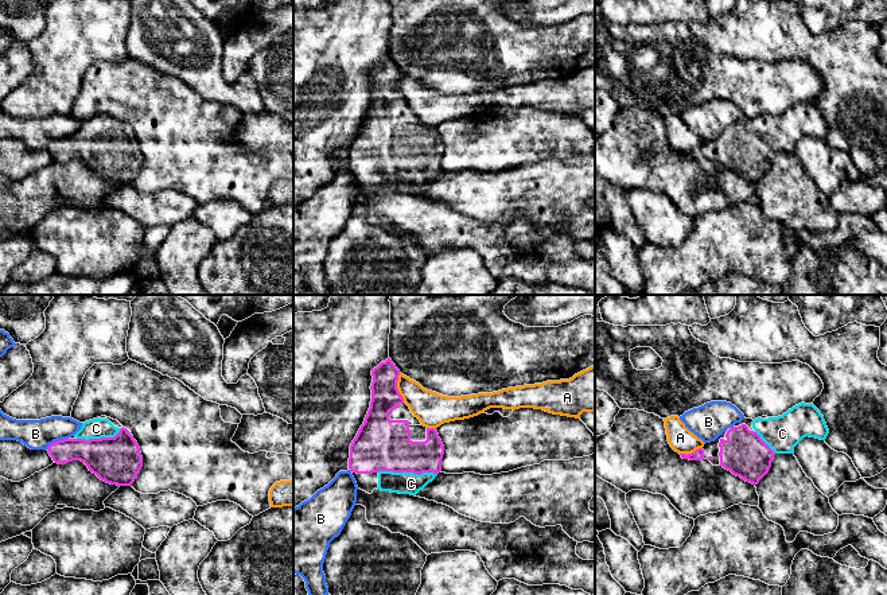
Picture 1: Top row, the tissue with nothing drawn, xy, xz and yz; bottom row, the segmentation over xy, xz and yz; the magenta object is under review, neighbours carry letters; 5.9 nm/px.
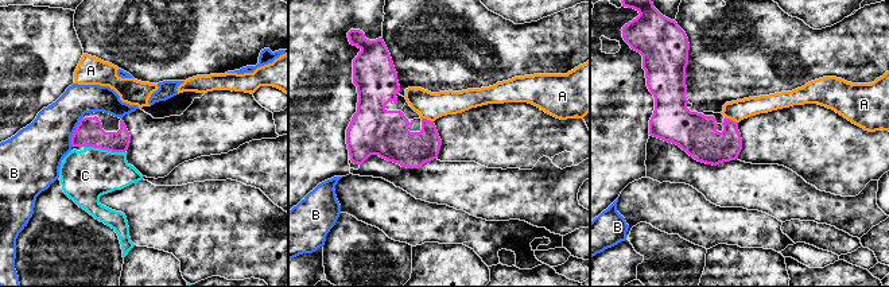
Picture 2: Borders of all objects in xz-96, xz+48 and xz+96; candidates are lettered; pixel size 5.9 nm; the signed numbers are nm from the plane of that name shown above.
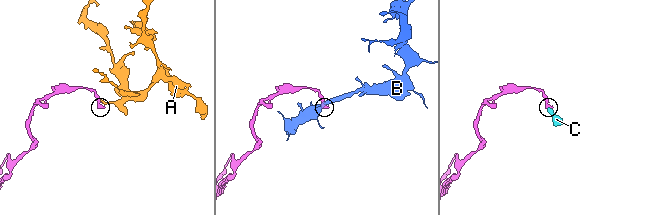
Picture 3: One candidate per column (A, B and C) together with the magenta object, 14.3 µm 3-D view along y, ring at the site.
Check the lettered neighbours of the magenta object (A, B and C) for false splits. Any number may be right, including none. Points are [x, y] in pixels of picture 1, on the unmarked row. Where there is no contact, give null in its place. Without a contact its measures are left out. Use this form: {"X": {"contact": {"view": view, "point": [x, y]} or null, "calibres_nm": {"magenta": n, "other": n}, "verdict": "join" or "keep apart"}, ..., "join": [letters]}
{"A": {"contact": {"view": "xz", "point": [396, 86]}, "calibres_nm": {"magenta": 170, "other": 200}, "verdict": "keep apart"}, "B": {"contact": {"view": "xy", "point": [58, 139]}, "calibres_nm": {"magenta": 190, "other": 180}, "verdict": "keep apart"}, "C": {"contact": {"view": "xz", "point": [408, 170]}, "calibres_nm": {"magenta": 320, "other": 130}, "verdict": "join"}, "join": ["C"]}

